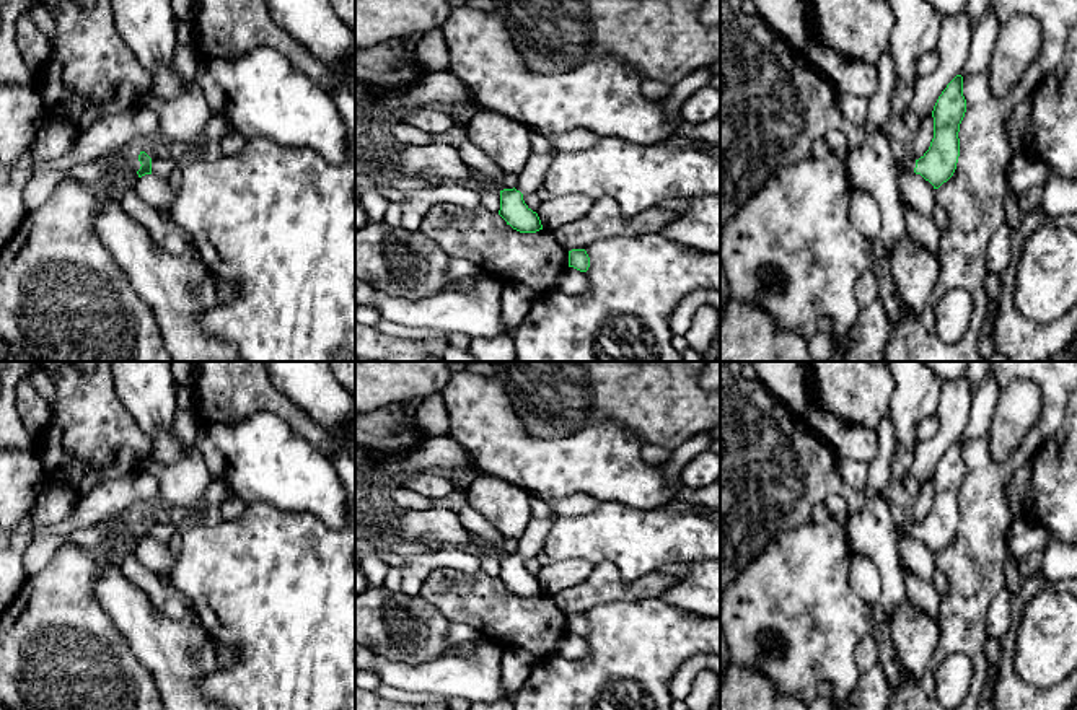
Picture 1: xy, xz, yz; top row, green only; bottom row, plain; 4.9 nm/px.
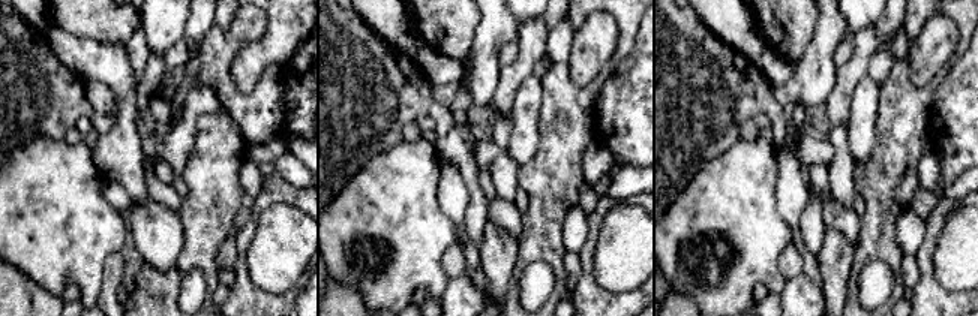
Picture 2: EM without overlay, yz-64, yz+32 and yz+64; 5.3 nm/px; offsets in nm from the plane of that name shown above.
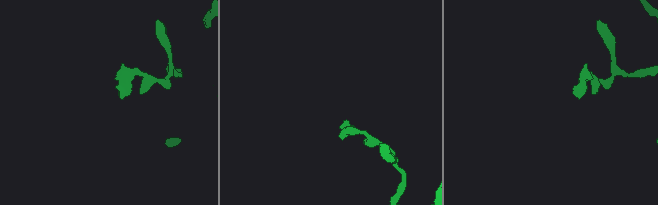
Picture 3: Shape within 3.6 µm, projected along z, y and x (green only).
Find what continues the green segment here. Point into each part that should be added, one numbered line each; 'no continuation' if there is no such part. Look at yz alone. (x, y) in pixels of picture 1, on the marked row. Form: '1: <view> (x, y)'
1: yz (906, 165)

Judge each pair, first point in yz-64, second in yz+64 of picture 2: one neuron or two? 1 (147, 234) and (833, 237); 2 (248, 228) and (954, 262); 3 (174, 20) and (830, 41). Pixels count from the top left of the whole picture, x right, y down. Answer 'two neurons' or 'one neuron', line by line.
1: one neuron
2: two neurons
3: one neuron

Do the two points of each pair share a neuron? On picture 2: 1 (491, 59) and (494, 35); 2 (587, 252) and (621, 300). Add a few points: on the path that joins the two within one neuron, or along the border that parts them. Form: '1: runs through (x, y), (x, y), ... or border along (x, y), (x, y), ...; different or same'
1: runs through (491, 53), (491, 41); same
2: runs through (587, 268), (587, 282), (605, 300); same

